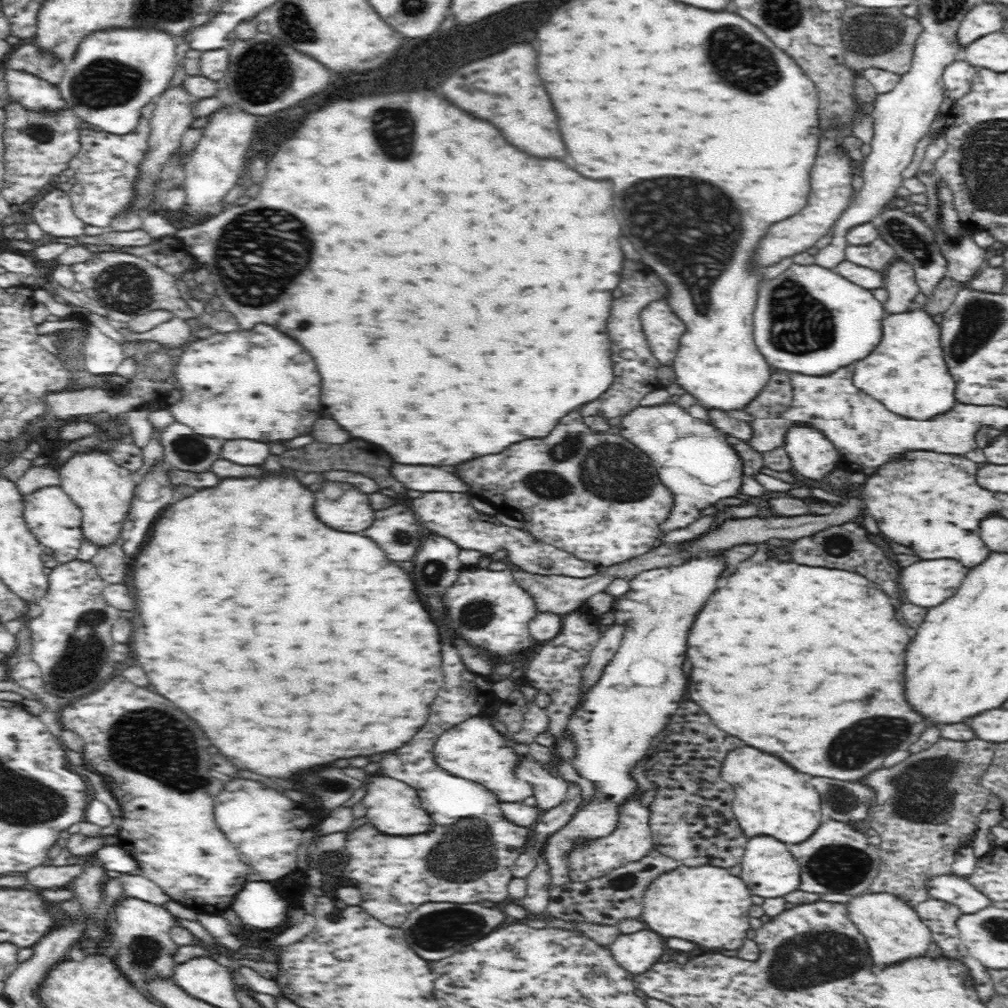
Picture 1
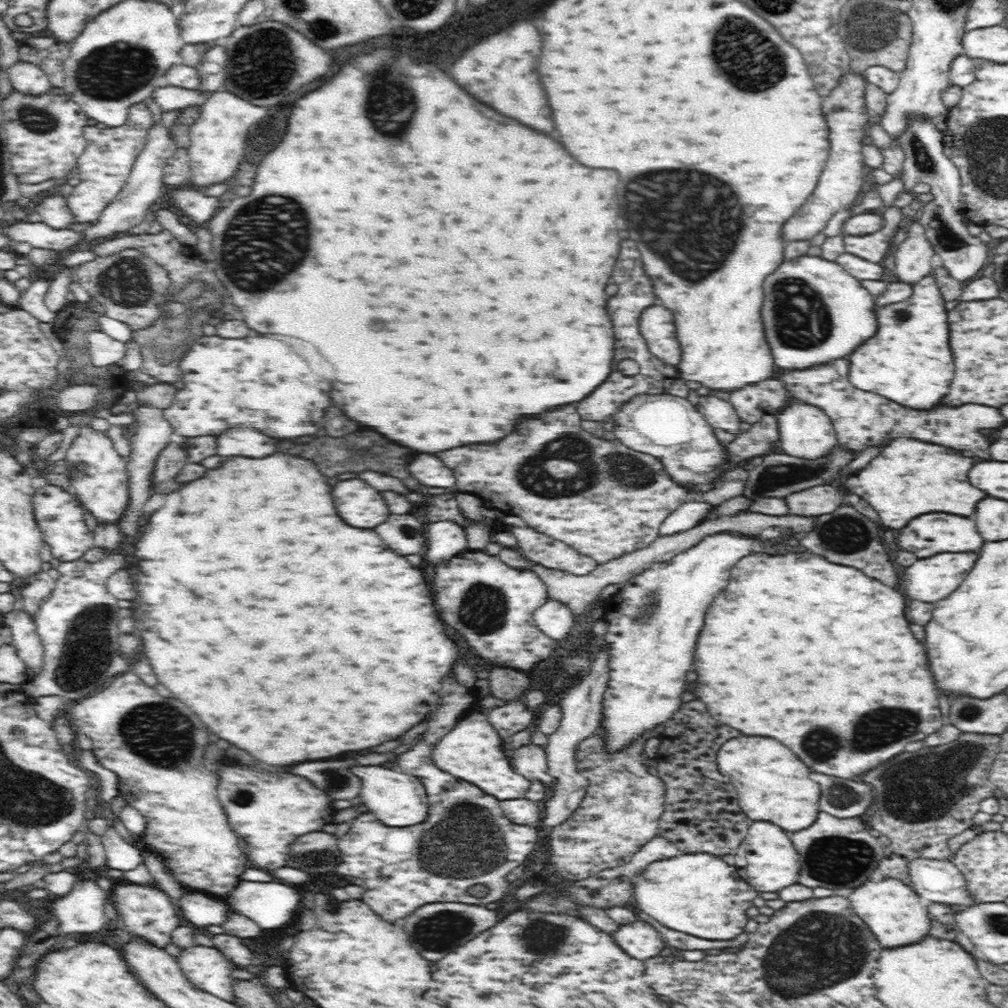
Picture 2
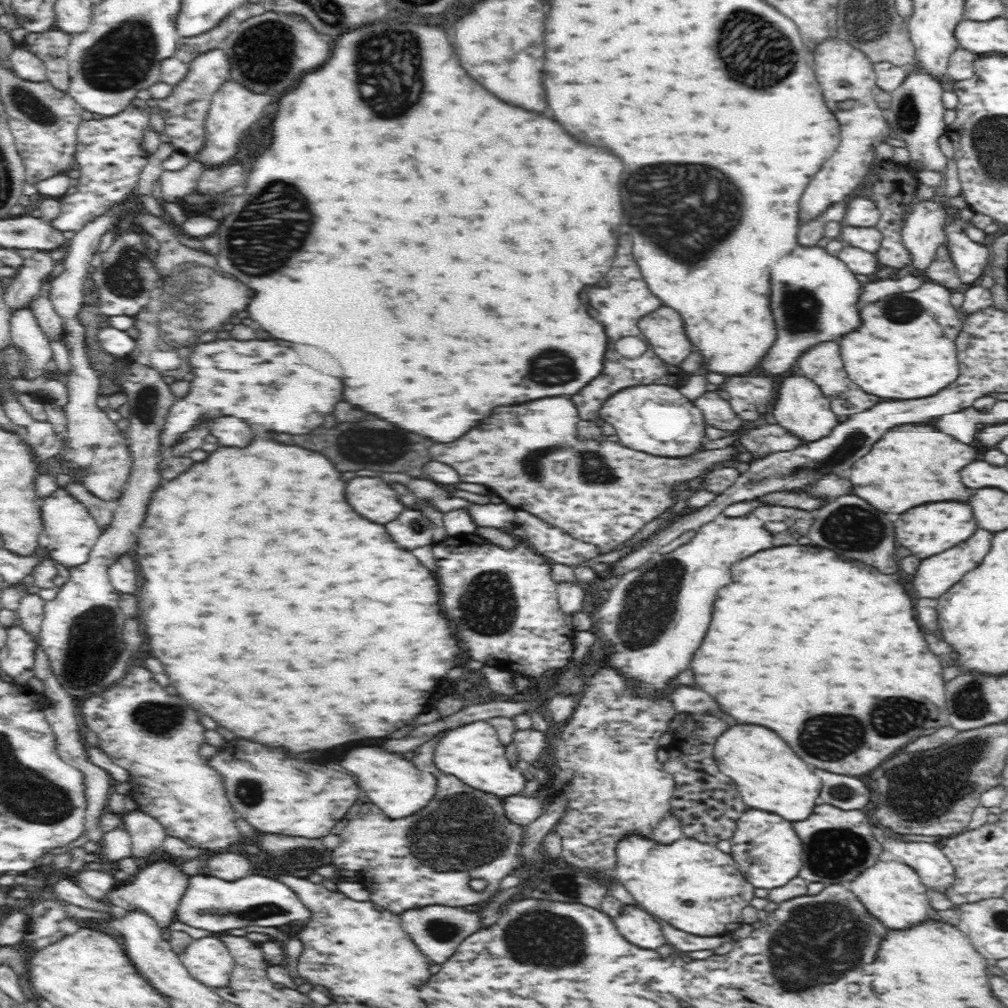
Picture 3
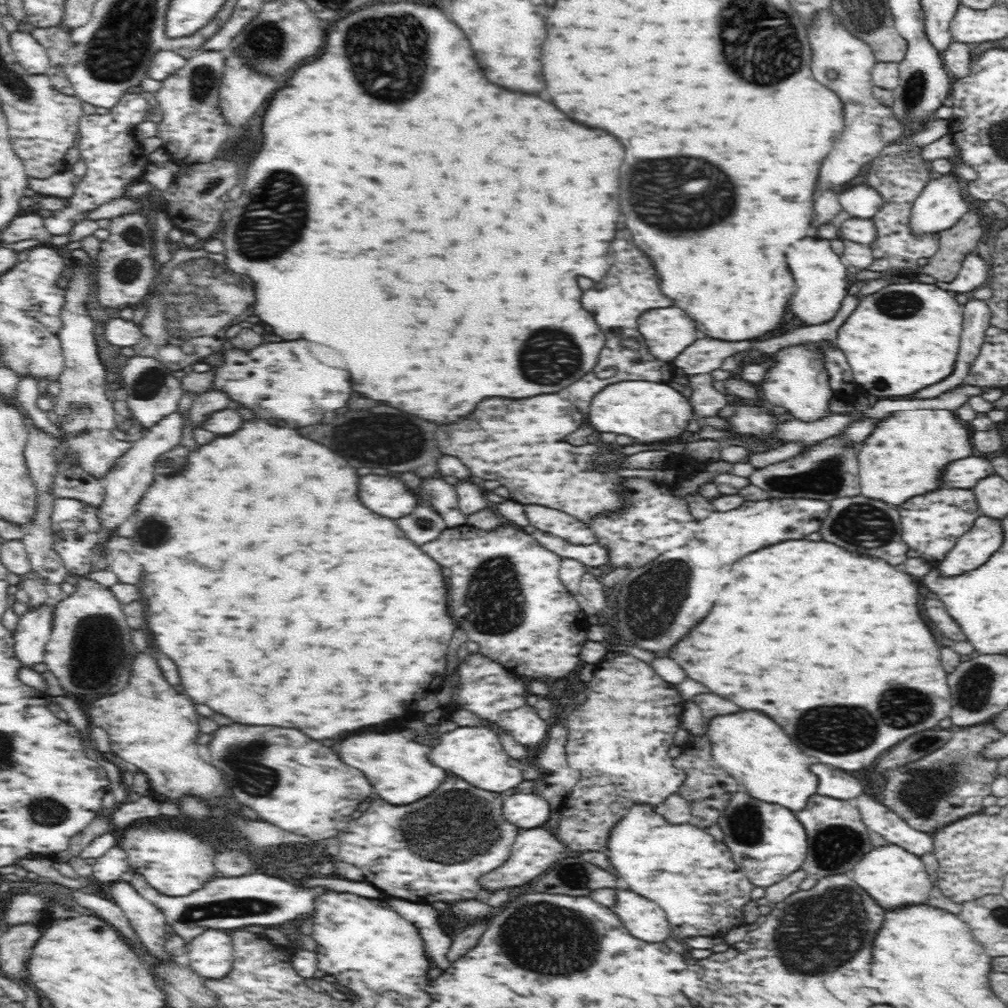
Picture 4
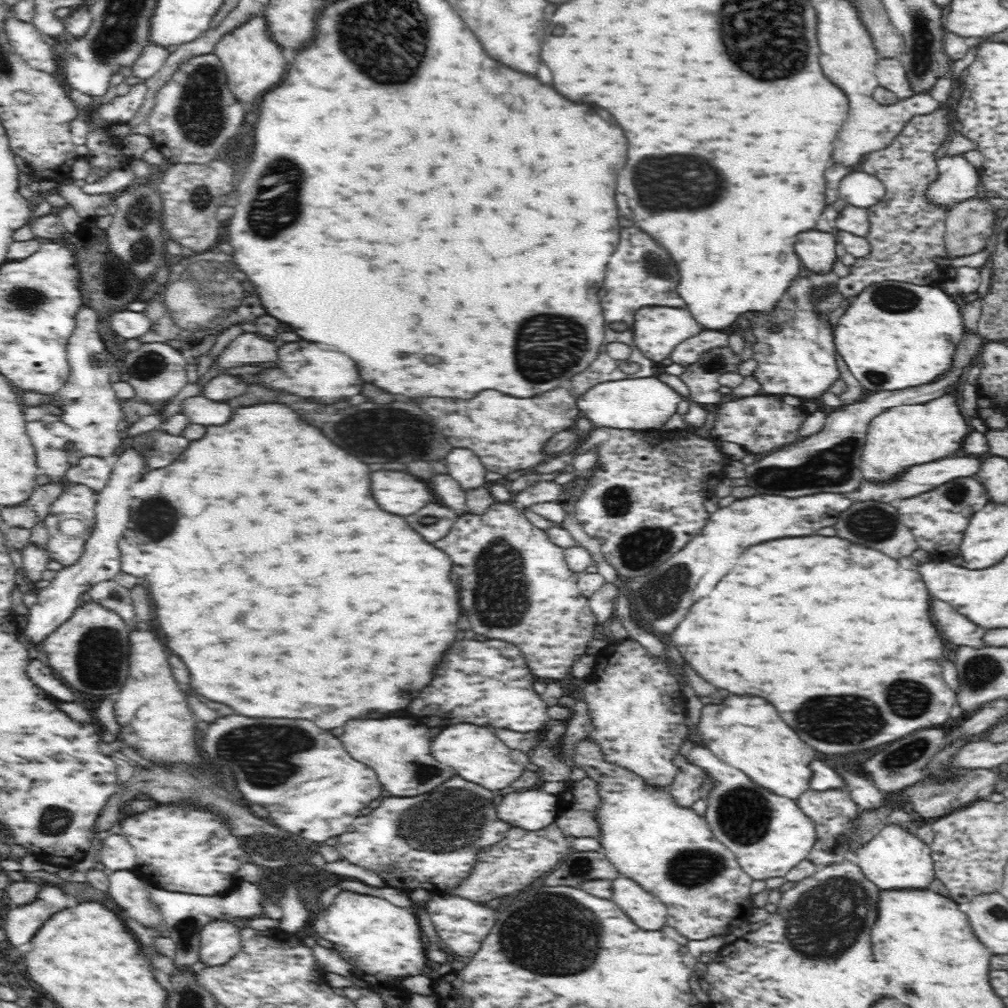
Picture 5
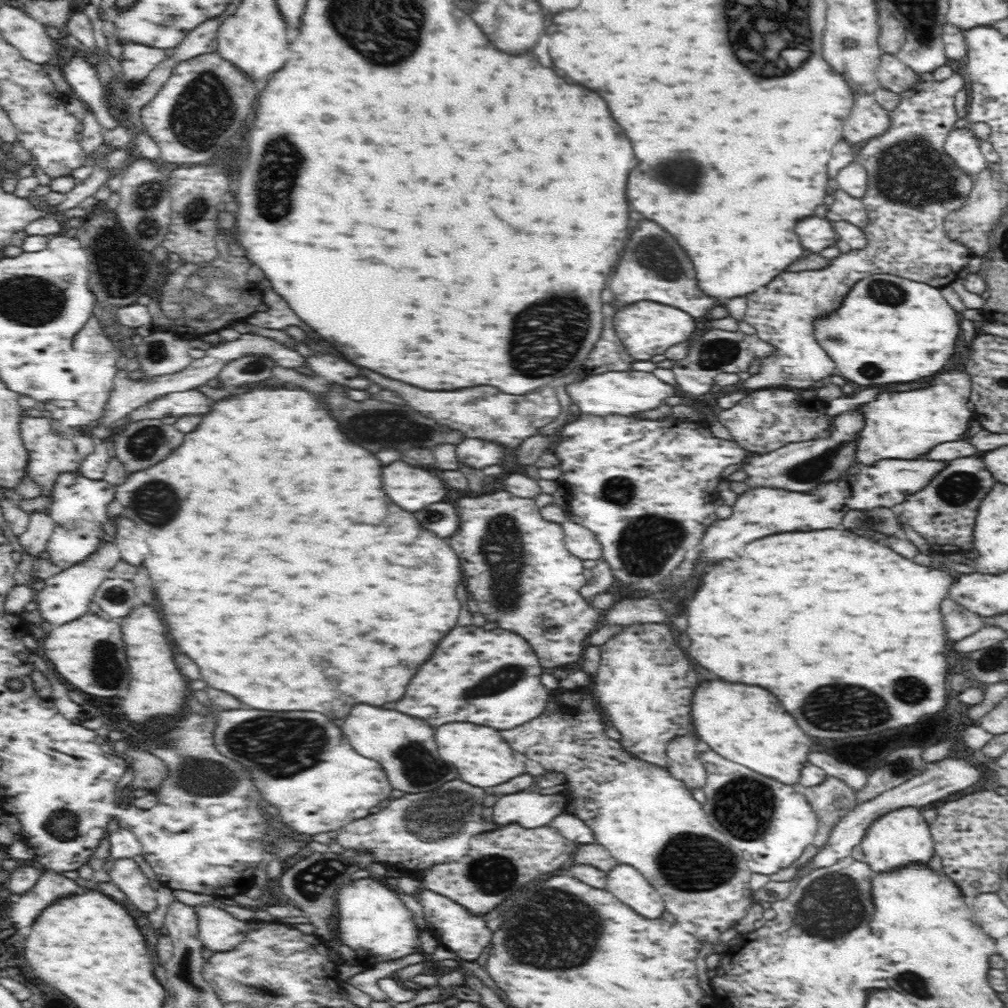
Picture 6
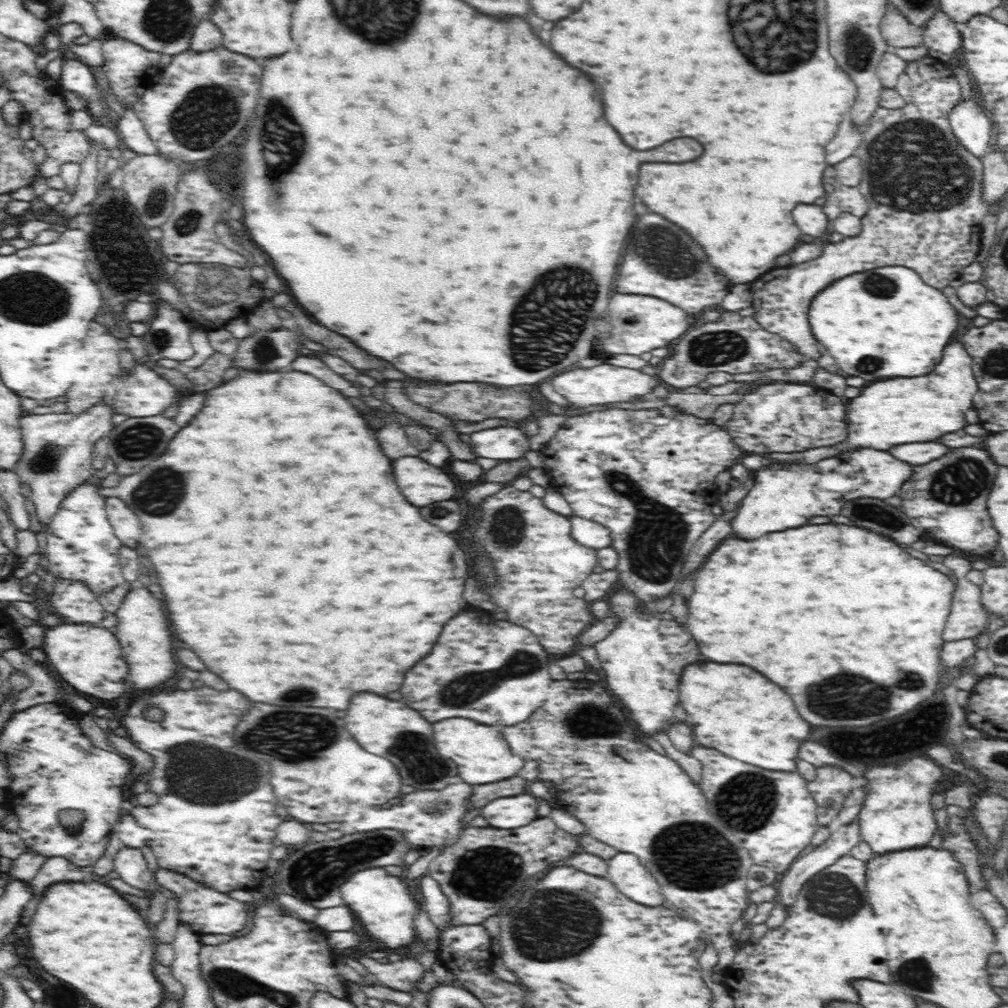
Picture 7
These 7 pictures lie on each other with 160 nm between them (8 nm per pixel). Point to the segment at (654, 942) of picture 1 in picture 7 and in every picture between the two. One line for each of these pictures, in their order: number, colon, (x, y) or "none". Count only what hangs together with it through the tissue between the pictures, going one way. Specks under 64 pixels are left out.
2: (641, 940)
3: (634, 923)
4: (641, 916)
5: (644, 909)
6: (627, 885)
7: (624, 870)

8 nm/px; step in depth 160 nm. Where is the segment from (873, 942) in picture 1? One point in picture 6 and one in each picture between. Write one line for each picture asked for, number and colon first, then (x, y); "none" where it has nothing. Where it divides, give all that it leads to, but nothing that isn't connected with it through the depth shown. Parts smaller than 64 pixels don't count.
2: (895, 913)
3: (890, 891)
4: (893, 877)
5: (895, 858)
6: (900, 837)

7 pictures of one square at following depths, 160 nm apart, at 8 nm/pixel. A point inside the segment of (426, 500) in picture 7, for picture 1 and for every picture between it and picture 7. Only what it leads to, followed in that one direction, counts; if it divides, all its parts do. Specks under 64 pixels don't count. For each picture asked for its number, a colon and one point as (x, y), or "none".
1: (341, 506)
2: (360, 505)
3: (371, 497)
4: (384, 495)
5: (397, 492)
6: (411, 488)

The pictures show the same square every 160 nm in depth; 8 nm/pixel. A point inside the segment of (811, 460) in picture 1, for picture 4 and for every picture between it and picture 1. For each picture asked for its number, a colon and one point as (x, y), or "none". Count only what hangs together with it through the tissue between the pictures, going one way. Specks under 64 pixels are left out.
2: (804, 432)
3: (802, 409)
4: (795, 381)

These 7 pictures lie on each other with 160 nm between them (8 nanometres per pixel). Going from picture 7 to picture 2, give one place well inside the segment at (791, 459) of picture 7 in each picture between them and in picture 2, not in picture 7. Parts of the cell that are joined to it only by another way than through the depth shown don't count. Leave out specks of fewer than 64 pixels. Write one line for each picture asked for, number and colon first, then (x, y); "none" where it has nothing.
2: (907, 479)
3: (912, 464)
4: (904, 455)
5: (901, 436)
6: (902, 425)

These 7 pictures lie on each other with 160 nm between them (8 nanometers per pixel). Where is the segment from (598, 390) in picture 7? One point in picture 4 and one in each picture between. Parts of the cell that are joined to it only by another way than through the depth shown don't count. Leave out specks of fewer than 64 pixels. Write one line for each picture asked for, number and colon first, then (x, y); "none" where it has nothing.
4: (649, 411)
5: (646, 403)
6: (627, 392)

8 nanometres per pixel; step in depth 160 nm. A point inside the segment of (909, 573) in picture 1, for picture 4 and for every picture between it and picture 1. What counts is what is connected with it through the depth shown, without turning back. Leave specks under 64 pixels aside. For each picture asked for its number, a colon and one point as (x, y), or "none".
2: (930, 579)
3: (936, 574)
4: (973, 549)

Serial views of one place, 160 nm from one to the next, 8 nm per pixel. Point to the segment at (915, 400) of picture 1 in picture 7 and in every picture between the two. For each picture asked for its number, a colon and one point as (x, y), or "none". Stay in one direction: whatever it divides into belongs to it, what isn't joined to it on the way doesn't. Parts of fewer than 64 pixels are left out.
2: (908, 360)
3: (906, 349)
4: (920, 323)
5: (894, 335)
6: (892, 329)
7: (882, 323)

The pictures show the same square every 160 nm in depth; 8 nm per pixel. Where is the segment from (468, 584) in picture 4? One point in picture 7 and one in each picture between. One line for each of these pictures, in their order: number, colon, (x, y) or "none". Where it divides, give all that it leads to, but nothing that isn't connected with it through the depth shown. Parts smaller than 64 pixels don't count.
5: (516, 585)
6: (516, 565)
7: (539, 563)

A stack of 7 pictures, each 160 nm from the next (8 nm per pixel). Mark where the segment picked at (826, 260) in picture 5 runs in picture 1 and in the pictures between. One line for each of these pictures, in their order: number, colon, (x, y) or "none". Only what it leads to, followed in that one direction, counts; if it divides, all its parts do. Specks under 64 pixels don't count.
1: (808, 319)
2: (809, 299)
3: (815, 287)
4: (820, 275)

